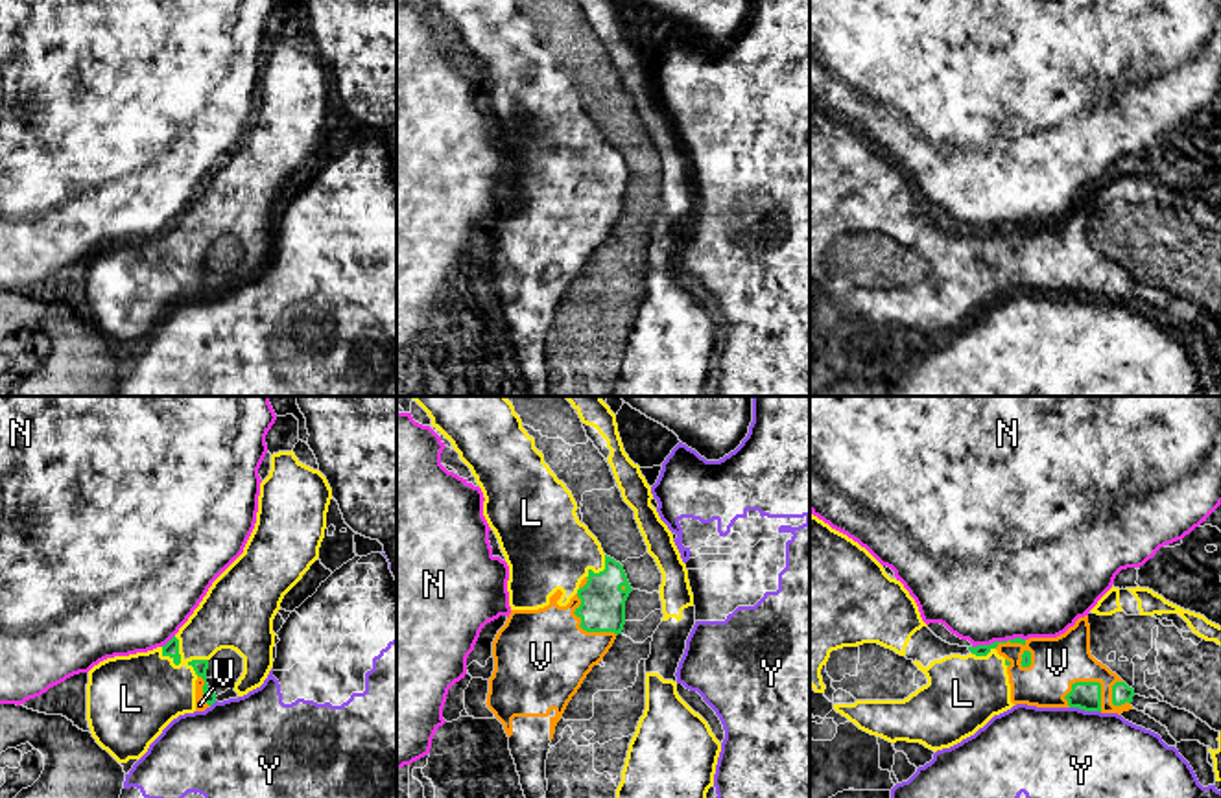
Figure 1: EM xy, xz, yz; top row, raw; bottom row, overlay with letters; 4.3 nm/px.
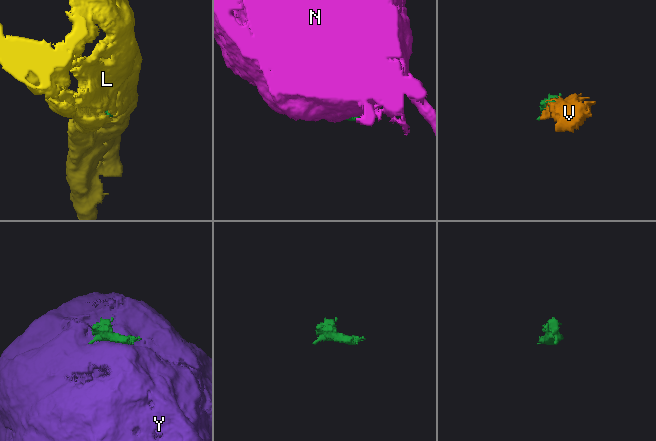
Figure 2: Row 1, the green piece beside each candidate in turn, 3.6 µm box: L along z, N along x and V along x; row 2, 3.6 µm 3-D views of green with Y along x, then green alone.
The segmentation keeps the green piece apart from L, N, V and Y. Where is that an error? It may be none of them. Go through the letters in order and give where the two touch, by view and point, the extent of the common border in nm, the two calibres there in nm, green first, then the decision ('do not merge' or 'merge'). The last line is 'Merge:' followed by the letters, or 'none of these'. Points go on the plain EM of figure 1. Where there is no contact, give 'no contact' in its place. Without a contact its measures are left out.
L: meets green in xy at (177, 238); contact 140 nm long; 70 nm thick on the green side, 360 nm on the other; merge
N: meets green in yz at (998, 229); contact 240 nm long; 50 nm thick on the green side, 500 nm on the other; do not merge
V: meets green in yz at (1094, 269); contact 190 nm long; 130 nm thick on the green side, 220 nm on the other; merge
Y: meets green in yz at (1085, 297); contact 140 nm long; 130 nm thick on the green side, 500 nm on the other; do not merge
Merge: L, V

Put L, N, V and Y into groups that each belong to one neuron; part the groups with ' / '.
L V / N / Y

